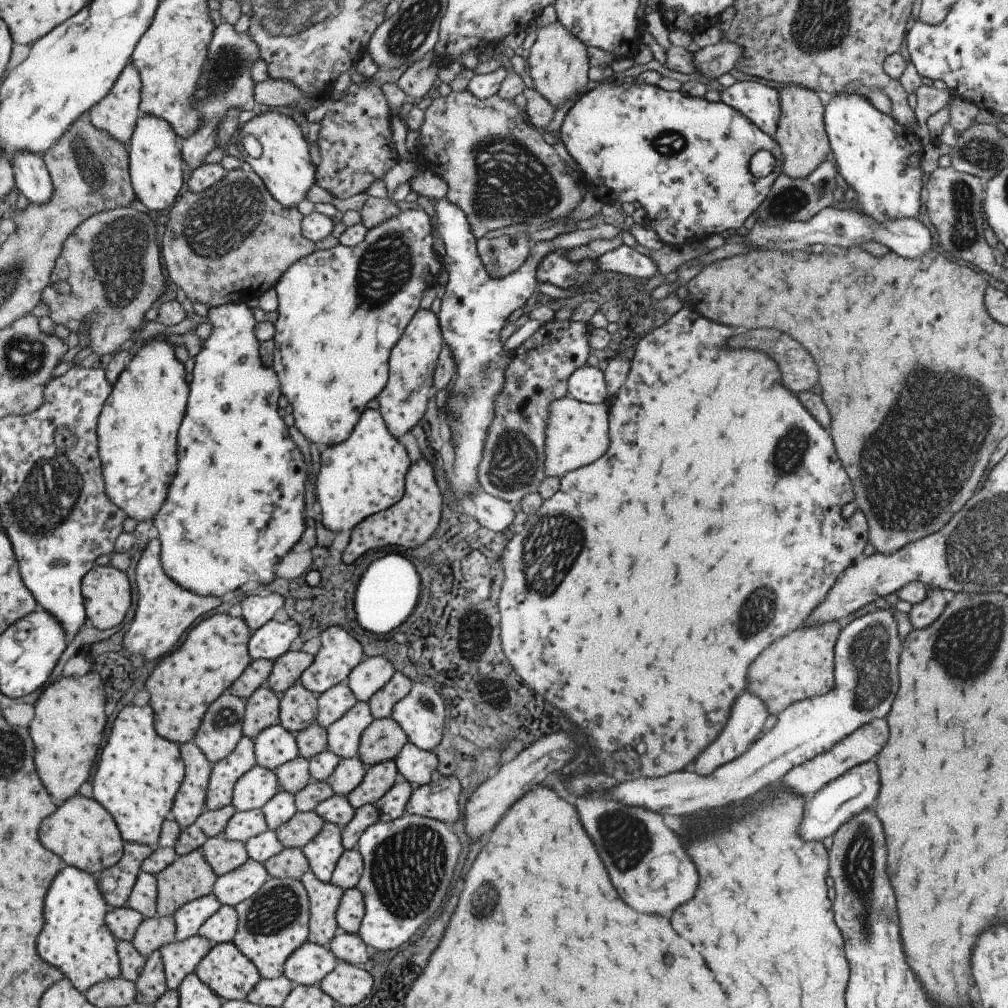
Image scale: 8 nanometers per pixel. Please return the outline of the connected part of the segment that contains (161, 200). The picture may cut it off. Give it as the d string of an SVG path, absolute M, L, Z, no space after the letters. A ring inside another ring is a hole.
M139 112L127 142L129 180L136 196L148 210L165 213L183 186L183 168L179 138L169 123L153 115Z

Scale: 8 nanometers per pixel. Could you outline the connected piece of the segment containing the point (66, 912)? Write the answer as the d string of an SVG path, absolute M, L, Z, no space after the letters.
M67 865L51 882L47 896L43 900L43 928L37 938L37 954L47 964L58 968L70 983L83 994L92 984L105 979L120 976L119 959L116 953L117 939L109 932L104 916L109 906L104 901L95 881L95 876L89 875L74 866Z

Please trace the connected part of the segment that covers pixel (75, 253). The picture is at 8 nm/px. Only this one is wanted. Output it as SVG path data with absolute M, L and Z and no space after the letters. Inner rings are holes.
M115 207L87 217L64 240L49 275L50 282L41 291L38 312L48 316L53 323L61 324L76 333L79 322L87 316L91 322L88 346L92 352L98 355L117 352L122 348L123 342L133 338L135 332L145 323L143 313L164 289L157 248L155 225L146 212L139 212L133 207ZM55 282L67 282L71 288L69 294L55 292Z

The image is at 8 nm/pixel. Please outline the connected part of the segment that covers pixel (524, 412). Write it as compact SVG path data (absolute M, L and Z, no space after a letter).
M553 319L512 350L512 357L504 368L502 389L494 396L493 418L476 468L476 480L487 494L514 504L525 495L537 492L545 478L542 466L548 404L566 396L568 376L585 364L589 356L588 334L582 322Z

